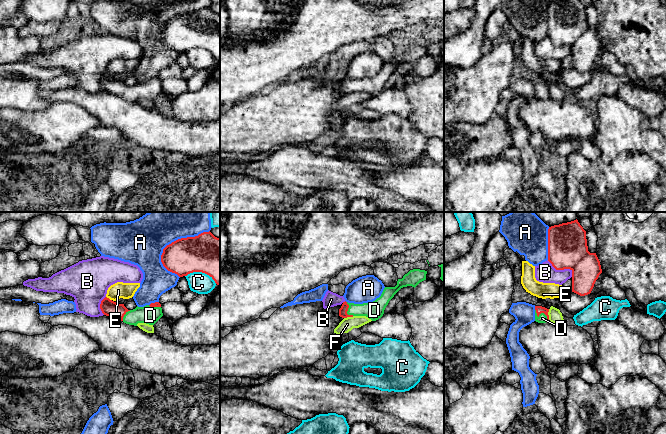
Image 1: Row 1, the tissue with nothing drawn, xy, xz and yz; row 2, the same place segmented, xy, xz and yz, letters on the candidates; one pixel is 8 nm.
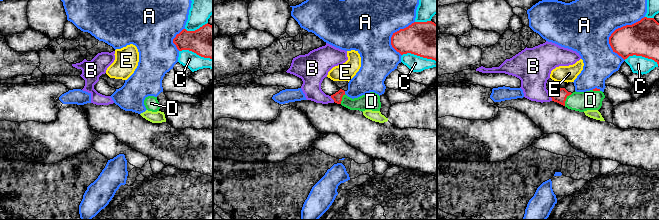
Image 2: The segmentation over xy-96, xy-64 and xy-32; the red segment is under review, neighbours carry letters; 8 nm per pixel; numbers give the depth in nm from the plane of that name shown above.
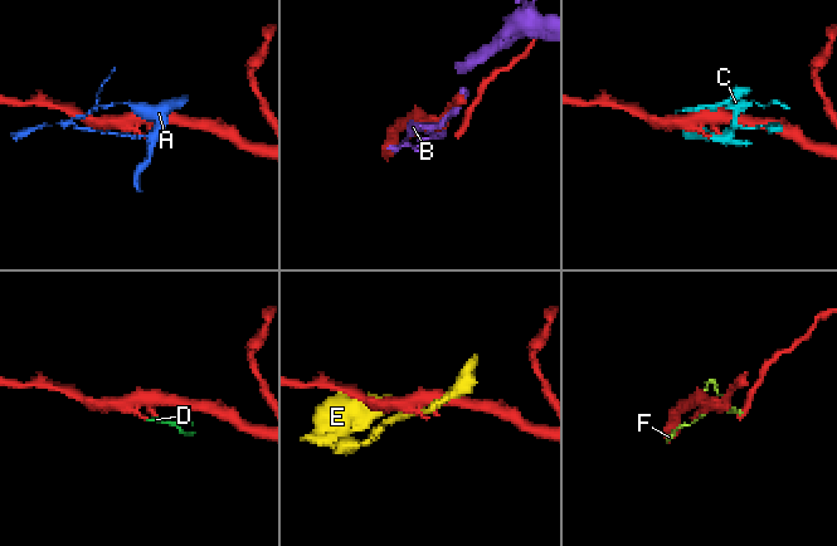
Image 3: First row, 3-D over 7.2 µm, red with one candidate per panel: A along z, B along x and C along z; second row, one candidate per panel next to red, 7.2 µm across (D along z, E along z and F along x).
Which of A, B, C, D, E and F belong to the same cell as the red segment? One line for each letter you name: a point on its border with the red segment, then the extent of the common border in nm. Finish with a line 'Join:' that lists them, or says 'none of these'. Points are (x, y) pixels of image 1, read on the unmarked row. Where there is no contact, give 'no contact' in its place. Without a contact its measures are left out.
D: meets red in yz at (541, 88); contact 140 nm long
Join: D

